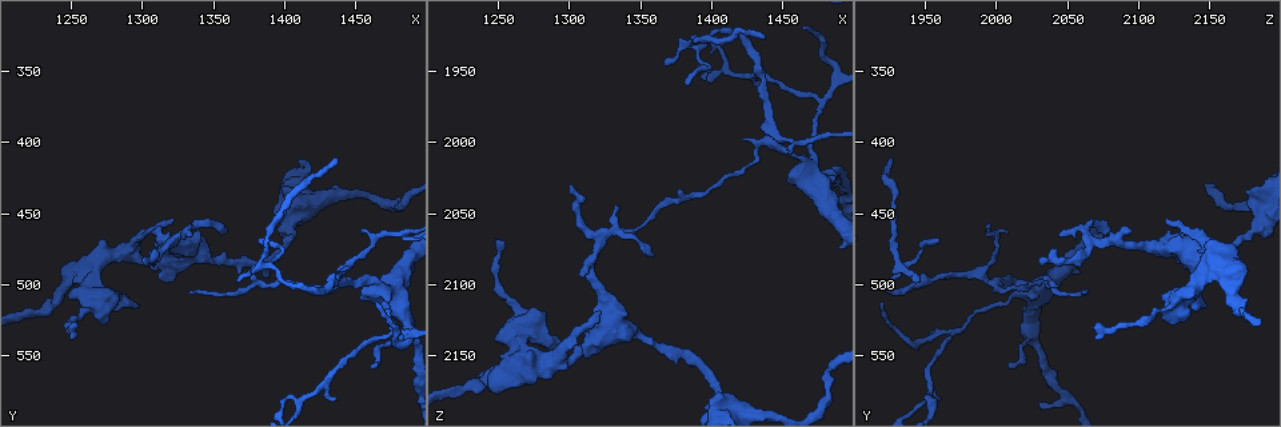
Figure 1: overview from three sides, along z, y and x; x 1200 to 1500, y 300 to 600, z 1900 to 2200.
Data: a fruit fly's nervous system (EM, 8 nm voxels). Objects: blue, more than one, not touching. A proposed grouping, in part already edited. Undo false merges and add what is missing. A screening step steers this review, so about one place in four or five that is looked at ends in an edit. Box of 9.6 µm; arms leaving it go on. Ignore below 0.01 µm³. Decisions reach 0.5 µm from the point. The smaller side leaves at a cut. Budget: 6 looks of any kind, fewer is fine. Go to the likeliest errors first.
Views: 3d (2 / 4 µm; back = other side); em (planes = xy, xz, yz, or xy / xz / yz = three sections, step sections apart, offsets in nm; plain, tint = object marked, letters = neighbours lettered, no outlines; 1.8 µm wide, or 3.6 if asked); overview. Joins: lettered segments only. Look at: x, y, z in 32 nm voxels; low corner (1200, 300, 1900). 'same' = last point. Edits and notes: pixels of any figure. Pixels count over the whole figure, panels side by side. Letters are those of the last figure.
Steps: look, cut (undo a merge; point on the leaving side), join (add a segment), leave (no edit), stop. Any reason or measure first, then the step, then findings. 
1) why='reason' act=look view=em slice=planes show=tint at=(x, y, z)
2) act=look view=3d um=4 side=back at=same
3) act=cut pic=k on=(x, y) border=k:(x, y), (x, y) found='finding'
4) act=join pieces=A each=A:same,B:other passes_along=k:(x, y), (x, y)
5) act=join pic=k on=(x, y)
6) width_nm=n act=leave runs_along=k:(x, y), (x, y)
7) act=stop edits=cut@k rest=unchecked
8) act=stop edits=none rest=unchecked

why='four arms meet' act=look view=em slice=planes show=letters at=(1442, 498, 1996)

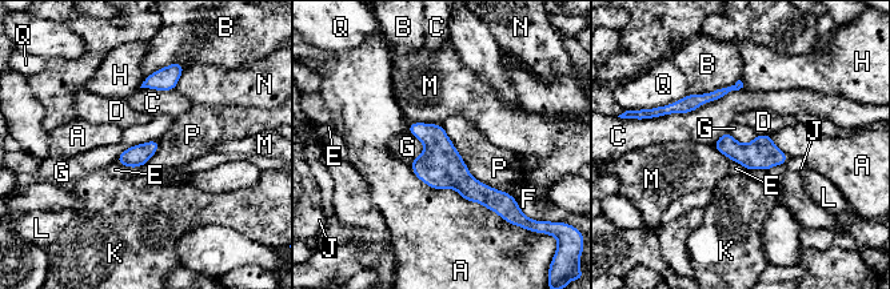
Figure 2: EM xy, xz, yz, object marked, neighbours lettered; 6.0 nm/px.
act=leave each=A:other,B:other,C:other,D:other,E:other,F:other,G:other,H:other,J:other,K:other,L:other,M:other,N:other,P:other,Q:other runs_along=2:(411, 128), (474, 191), (503, 200) found='continuous, no second neuron'

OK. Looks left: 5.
why='an open end' act=look view=3d um=4 at=(1336, 466, 2046)

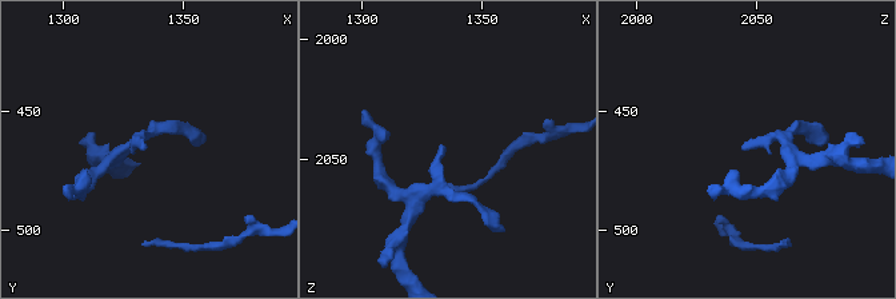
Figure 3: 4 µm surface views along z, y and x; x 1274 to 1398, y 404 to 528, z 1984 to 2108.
why='need the tissue' act=look view=em um=3.6 slice=xz step=16 show=plain at=(1335, 465, 2045)

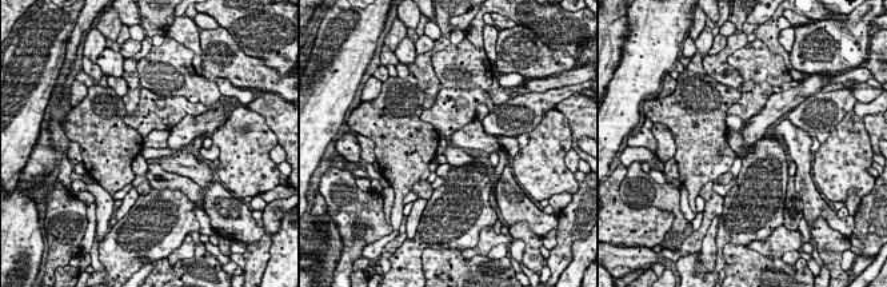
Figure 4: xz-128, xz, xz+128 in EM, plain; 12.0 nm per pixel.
why='what lies round it' act=look view=em um=3.6 slice=xz step=16 show=letters at=same

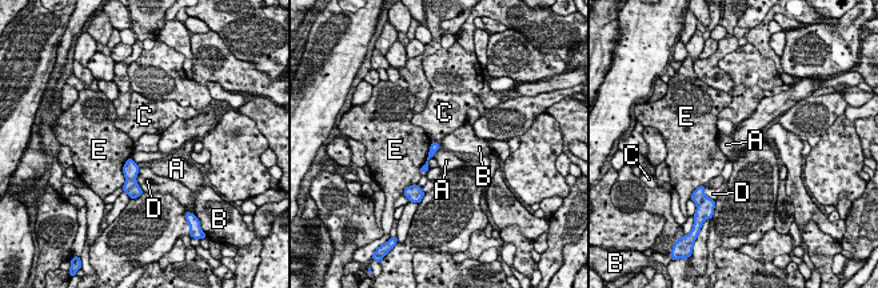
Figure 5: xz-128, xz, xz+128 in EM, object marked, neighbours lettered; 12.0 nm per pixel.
act=leave each=A:other,B:other,C:other,D:other,E:other border=5:(438, 143), (441, 147) found='none of them fits'

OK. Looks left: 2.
why='long arm stops here' act=look view=3d um=4 at=(1438, 414, 1926)

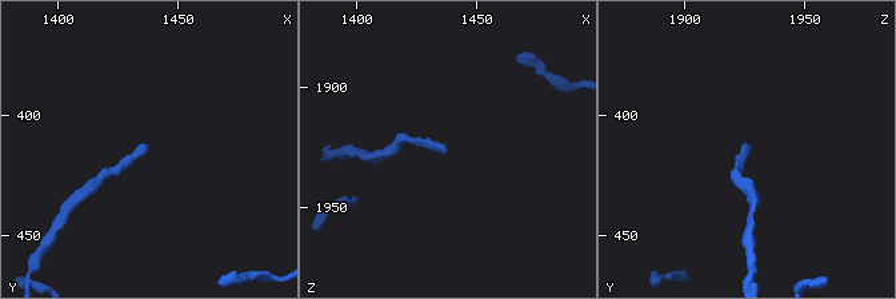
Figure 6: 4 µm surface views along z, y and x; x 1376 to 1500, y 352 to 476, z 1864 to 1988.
why='need the tissue' act=look view=em slice=planes show=letters at=(1439, 413, 1925)

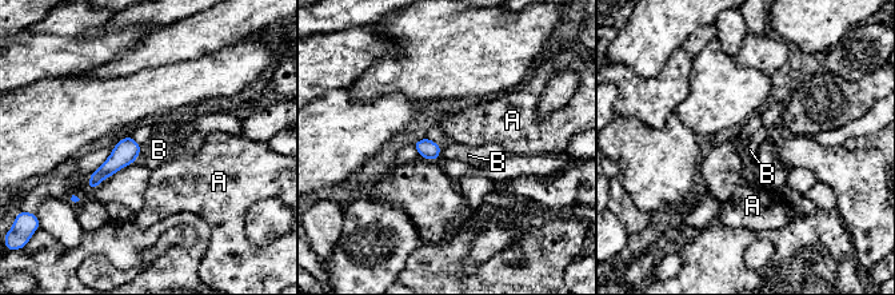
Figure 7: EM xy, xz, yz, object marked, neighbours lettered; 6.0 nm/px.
longest_contact=B:90nm act=join pieces=B each=A:other,B:same found='the neuron continues'

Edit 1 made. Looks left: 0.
act=stop edits=join@7 rest=unchecked

